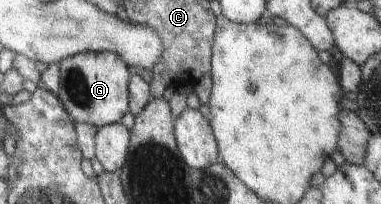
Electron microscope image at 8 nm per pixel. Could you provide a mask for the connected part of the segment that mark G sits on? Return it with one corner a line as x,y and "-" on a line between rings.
88,51
67,57
61,61
60,66
60,101
66,105
68,113
74,117
76,123
88,123
99,128
120,122
129,111
129,81
132,74
126,61
122,61
122,57
110,51

